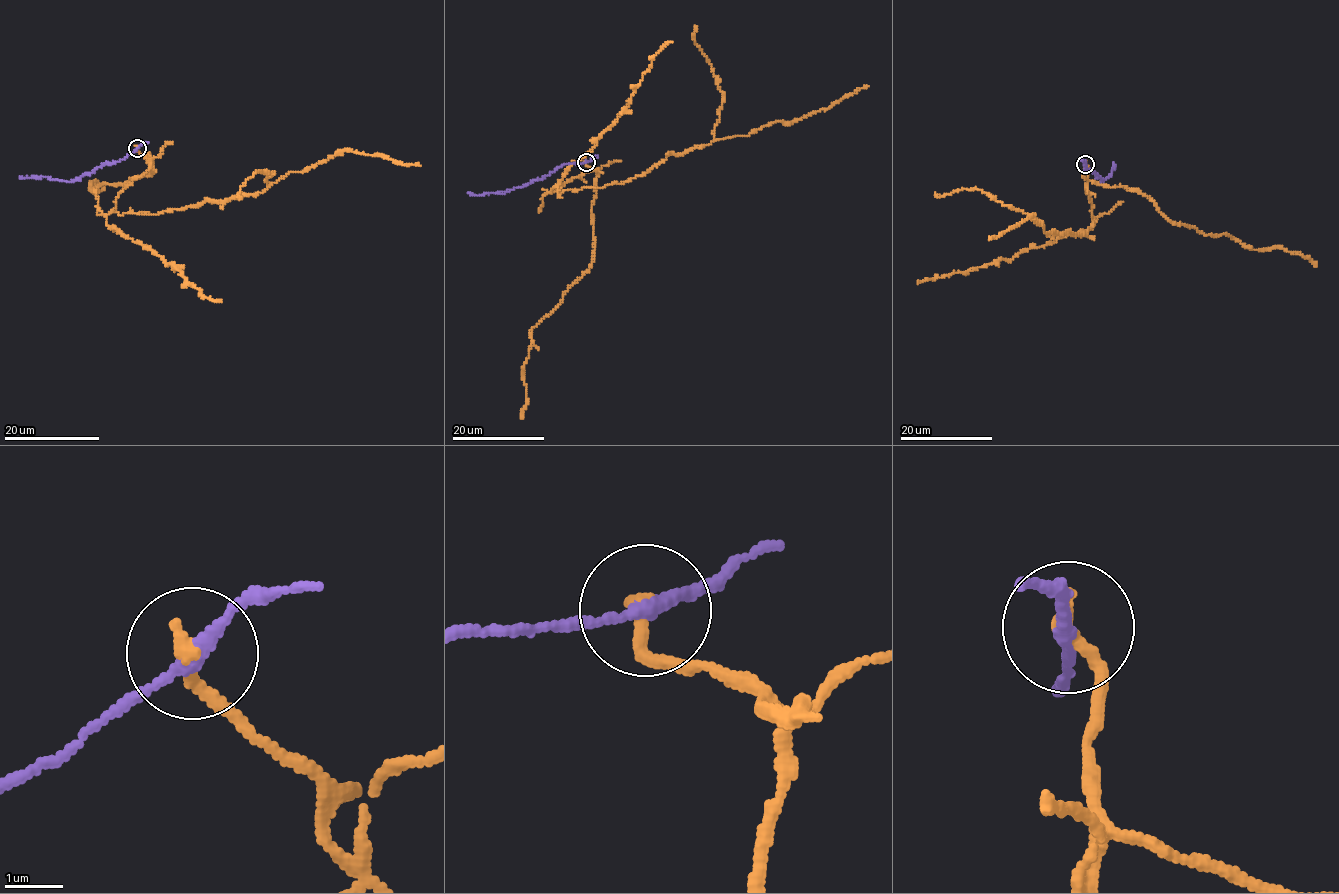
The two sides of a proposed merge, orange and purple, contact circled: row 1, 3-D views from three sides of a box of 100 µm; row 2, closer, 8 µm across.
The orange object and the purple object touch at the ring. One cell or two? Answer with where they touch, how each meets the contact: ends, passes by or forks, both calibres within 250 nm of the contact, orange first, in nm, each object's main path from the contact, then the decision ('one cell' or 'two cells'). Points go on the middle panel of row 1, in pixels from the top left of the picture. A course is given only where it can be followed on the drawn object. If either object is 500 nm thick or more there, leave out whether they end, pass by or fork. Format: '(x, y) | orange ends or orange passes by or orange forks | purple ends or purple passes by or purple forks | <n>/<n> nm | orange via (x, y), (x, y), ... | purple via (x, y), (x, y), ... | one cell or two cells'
(586, 162) | orange ends | purple passes by | 300/220 nm | orange via (586, 162), (596, 171), (558, 191), (623, 183), (670, 154), (801, 120), (869, 85) | purple via (586, 162), (563, 165), (521, 188), (482, 194), (468, 193) | two cells

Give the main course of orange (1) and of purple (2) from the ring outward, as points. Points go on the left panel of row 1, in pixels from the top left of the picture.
1: (137, 148), (149, 168), (119, 194), (113, 211), (120, 214), (256, 194), (343, 151), (421, 166)
2: (137, 148), (74, 180), (20, 176)

